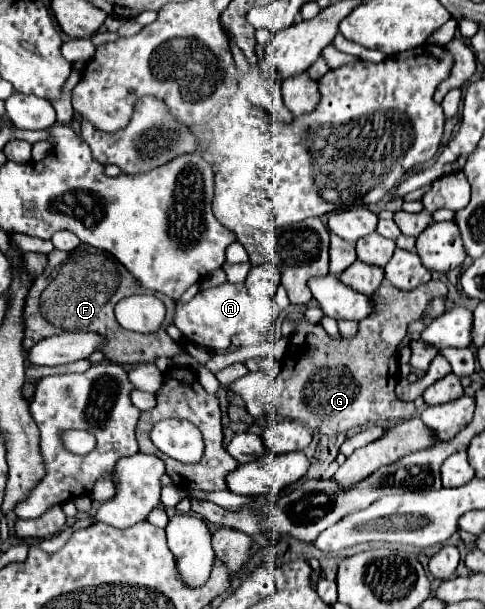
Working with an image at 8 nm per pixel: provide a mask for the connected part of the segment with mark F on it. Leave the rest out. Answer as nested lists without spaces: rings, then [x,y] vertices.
[[[81,245],[77,247],[77,251],[71,253],[55,249],[47,255],[47,265],[43,273],[33,281],[33,287],[25,301],[23,347],[29,349],[37,341],[63,331],[93,331],[103,337],[103,357],[111,363],[147,363],[155,361],[157,357],[175,357],[177,353],[181,353],[181,347],[165,333],[165,329],[173,323],[171,313],[165,315],[165,321],[155,333],[147,335],[127,331],[117,323],[113,307],[123,297],[135,293],[149,293],[161,297],[161,293],[153,293],[141,287],[125,267],[119,267],[119,263],[111,255],[95,247]]]

